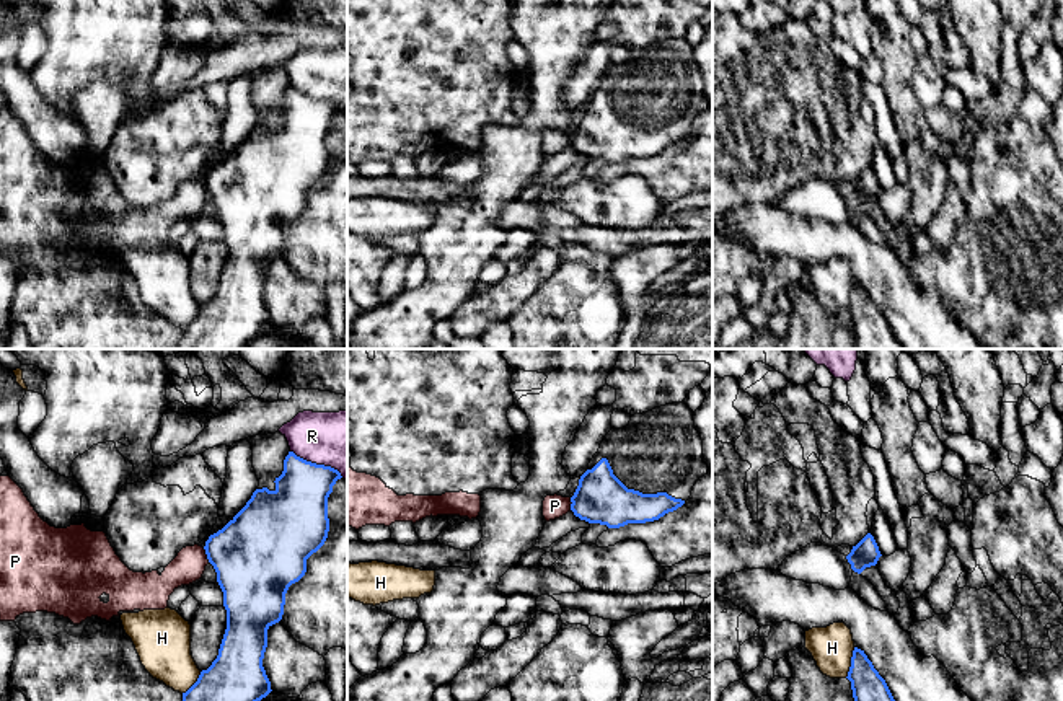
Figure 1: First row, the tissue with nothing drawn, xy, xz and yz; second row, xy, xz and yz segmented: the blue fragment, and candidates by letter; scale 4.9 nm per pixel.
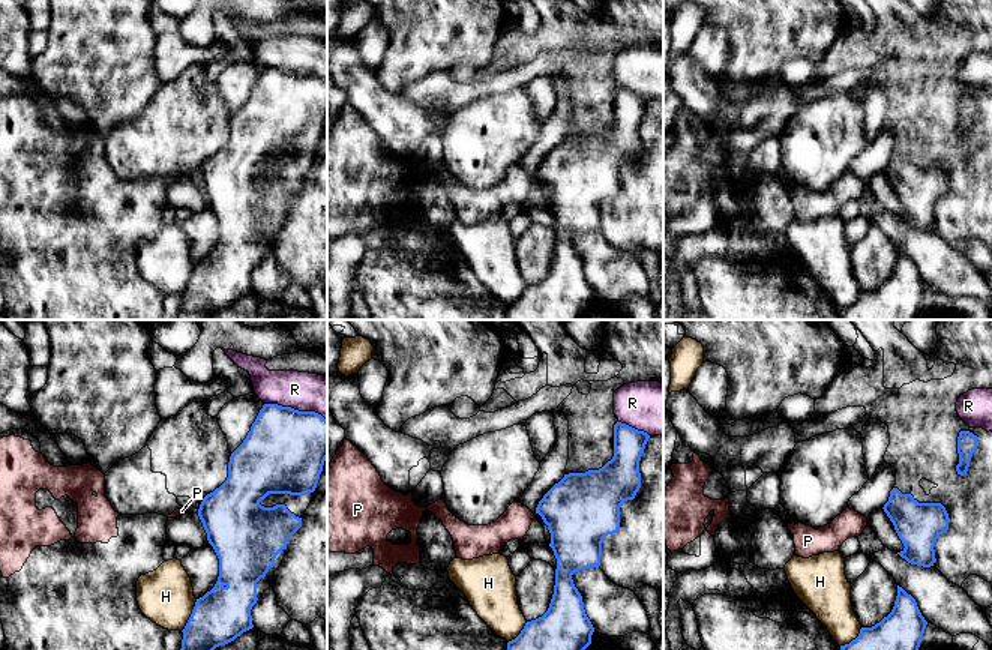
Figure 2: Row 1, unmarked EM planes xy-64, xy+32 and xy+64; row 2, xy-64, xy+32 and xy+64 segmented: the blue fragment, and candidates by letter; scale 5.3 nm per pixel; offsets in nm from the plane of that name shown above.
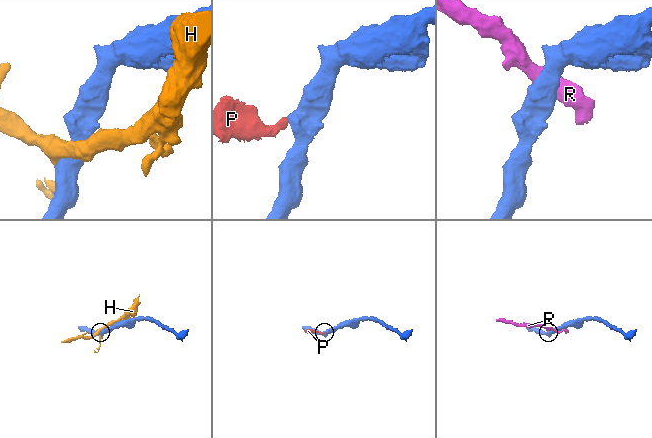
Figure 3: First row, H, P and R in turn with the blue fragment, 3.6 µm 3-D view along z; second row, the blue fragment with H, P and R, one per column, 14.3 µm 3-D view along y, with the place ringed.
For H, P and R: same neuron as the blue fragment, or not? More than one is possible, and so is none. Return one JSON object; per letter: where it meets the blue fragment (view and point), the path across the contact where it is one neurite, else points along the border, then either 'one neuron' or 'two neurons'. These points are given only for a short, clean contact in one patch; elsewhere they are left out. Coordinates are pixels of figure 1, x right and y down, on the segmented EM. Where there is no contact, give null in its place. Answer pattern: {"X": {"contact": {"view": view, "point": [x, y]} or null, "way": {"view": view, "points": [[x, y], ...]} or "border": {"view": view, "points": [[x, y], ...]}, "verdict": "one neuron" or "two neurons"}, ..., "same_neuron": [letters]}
{"H": {"contact": {"view": "yz", "point": [851, 662]}, "verdict": "two neurons"}, "P": {"contact": {"view": "xy", "point": [206, 553]}, "border": {"view": "xy", "points": [[202, 548], [209, 561]]}, "verdict": "two neurons"}, "R": {"contact": {"view": "xy", "point": [315, 463]}, "verdict": "two neurons"}, "same_neuron": []}

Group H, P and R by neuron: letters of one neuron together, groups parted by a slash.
H / P / R

